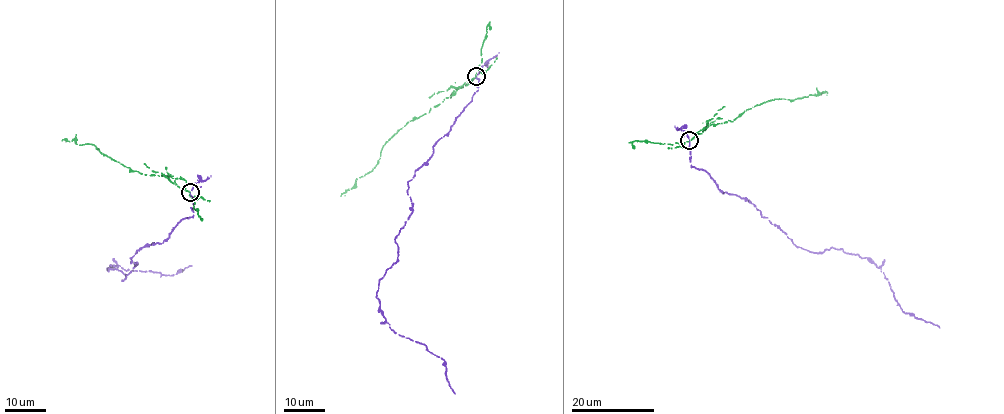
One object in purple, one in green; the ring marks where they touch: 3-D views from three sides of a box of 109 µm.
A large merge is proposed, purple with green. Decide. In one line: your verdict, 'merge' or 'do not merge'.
do not merge

